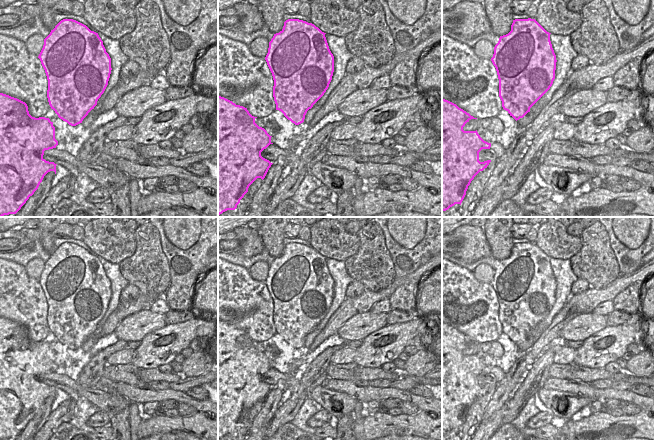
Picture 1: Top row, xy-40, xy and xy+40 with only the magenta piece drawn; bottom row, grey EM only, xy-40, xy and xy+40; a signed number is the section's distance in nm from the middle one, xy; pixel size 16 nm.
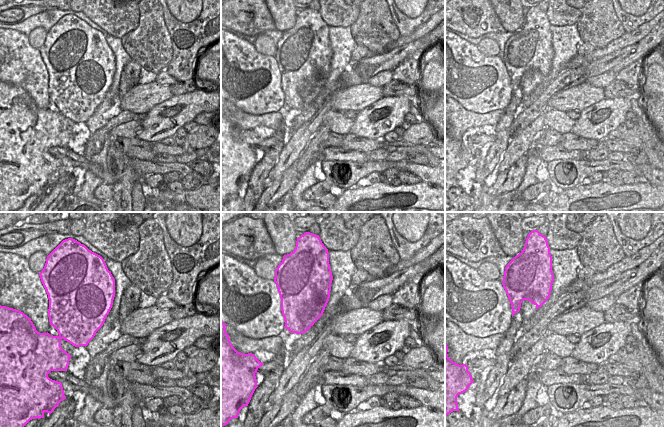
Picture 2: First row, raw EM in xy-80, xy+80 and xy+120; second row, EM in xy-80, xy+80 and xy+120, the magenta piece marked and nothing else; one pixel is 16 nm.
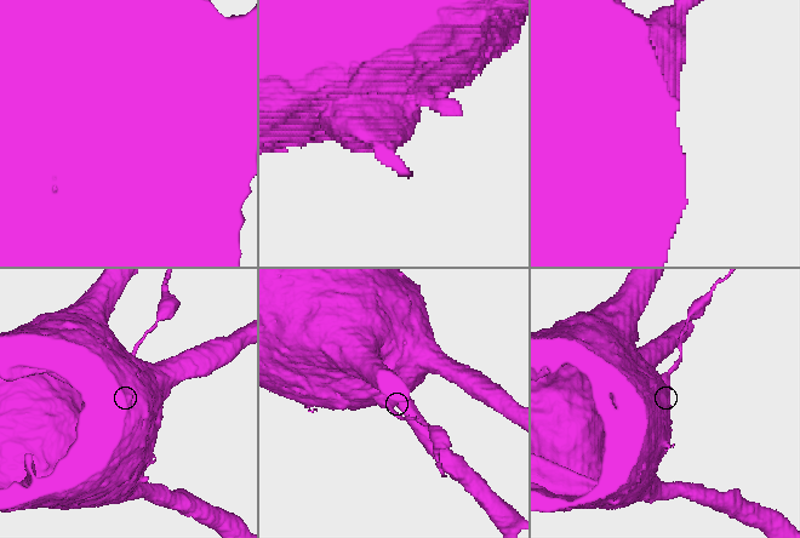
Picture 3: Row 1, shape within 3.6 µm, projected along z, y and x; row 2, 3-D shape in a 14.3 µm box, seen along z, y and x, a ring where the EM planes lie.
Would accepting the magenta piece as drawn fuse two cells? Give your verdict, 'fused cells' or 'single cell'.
fused cells

